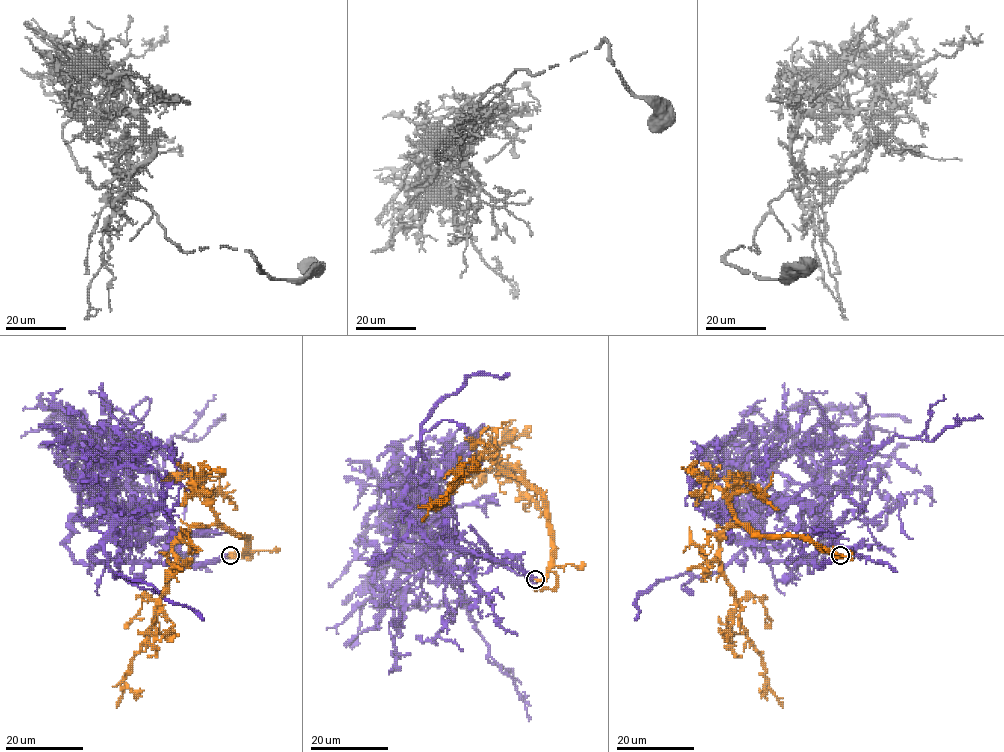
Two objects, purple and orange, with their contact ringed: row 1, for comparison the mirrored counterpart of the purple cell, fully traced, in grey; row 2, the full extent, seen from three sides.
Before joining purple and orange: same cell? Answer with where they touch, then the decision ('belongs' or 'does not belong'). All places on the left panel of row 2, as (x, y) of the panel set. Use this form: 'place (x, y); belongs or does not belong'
place (230, 555); belongs

